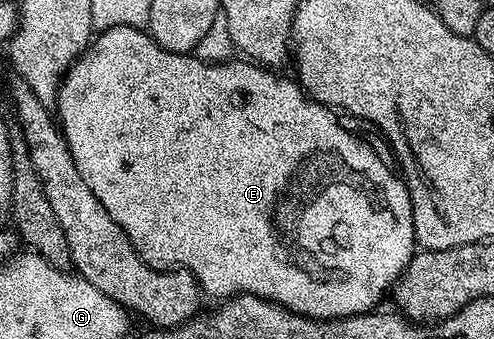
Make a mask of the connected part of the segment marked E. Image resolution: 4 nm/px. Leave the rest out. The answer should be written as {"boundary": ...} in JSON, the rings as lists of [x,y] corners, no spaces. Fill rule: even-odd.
{"boundary":[[[115,26],[96,33],[95,39],[89,47],[77,57],[77,61],[69,67],[65,73],[65,79],[61,81],[61,88],[57,92],[55,101],[55,116],[59,121],[59,127],[63,137],[64,147],[71,150],[71,158],[75,158],[75,166],[79,166],[79,174],[83,174],[83,182],[91,189],[91,194],[103,202],[103,210],[115,218],[115,222],[127,234],[127,238],[133,243],[133,248],[140,254],[144,264],[158,270],[184,270],[190,272],[197,281],[200,291],[207,297],[228,298],[238,294],[247,296],[258,296],[261,300],[269,300],[272,304],[281,304],[287,310],[297,312],[300,316],[309,316],[313,320],[337,320],[341,316],[357,316],[360,312],[368,312],[376,309],[377,304],[385,296],[385,291],[392,289],[400,280],[402,272],[409,265],[409,259],[415,254],[415,237],[413,234],[413,207],[409,190],[405,187],[404,179],[396,171],[385,165],[385,160],[365,140],[360,140],[349,128],[344,128],[337,121],[338,113],[334,109],[320,104],[319,101],[308,95],[296,79],[288,80],[285,76],[277,76],[276,71],[270,70],[260,64],[250,62],[245,58],[230,58],[222,63],[209,63],[201,60],[196,54],[184,52],[168,52],[163,50],[153,41],[148,31],[131,26]]]}

